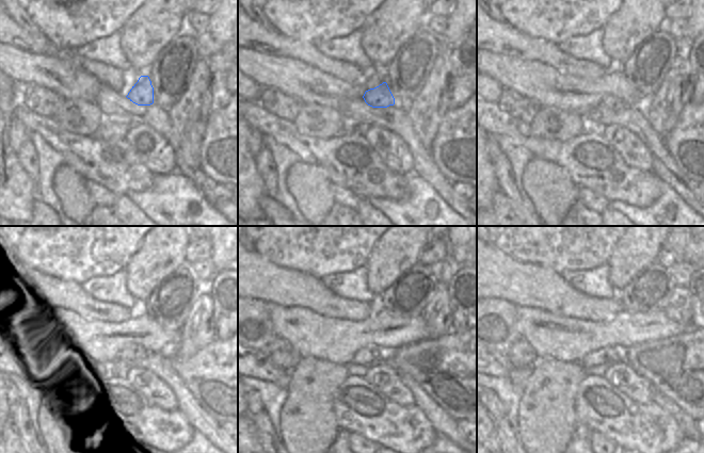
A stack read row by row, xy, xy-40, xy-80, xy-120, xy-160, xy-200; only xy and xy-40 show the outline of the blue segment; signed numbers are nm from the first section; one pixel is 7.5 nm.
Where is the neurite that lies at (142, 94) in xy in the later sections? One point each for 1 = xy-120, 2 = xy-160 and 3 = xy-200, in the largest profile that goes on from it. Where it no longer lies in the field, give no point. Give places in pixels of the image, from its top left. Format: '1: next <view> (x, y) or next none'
1: next xy-120 (130, 352)
2: next xy-160 (365, 356)
3: next xy-200 (608, 354)

